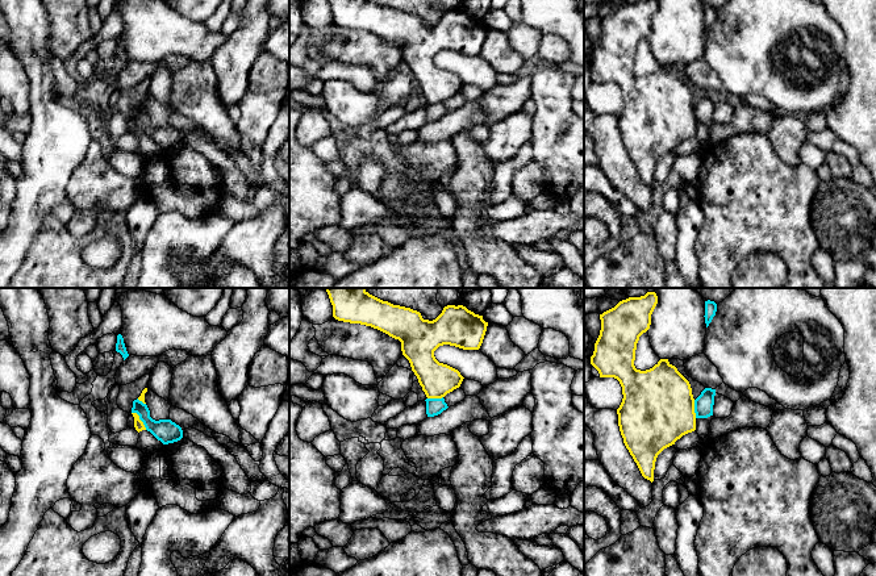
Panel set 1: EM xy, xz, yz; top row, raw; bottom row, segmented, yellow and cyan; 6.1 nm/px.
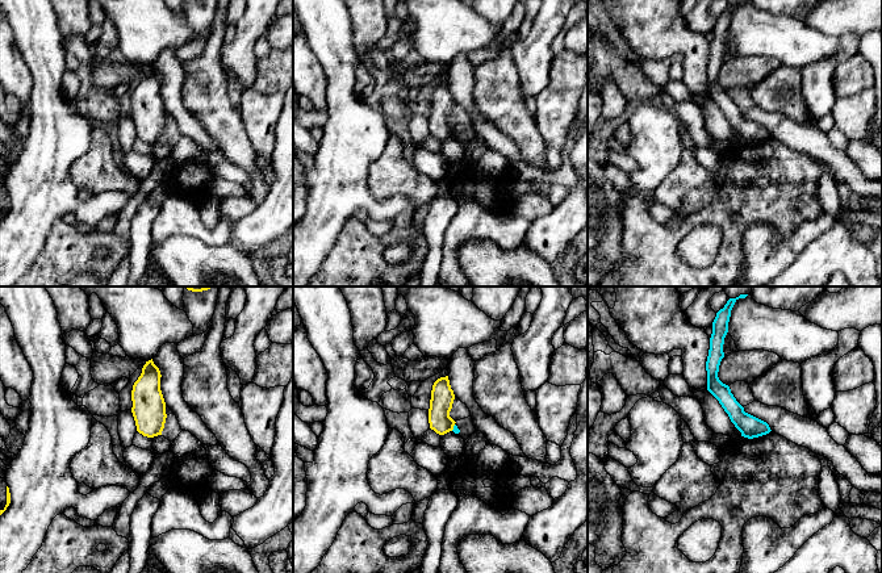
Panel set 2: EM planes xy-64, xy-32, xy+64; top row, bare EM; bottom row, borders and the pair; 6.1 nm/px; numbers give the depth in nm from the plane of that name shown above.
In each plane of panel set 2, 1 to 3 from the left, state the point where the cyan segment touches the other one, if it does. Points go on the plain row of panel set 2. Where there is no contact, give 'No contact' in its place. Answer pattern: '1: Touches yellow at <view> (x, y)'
1: No contact
2: Touches yellow at xy-32 (452, 133)
3: No contact

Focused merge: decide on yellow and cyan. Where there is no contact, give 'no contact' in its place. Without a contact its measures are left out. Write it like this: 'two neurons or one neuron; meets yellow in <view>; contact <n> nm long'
two neurons; meets yellow in xy; contact 140 nm long

